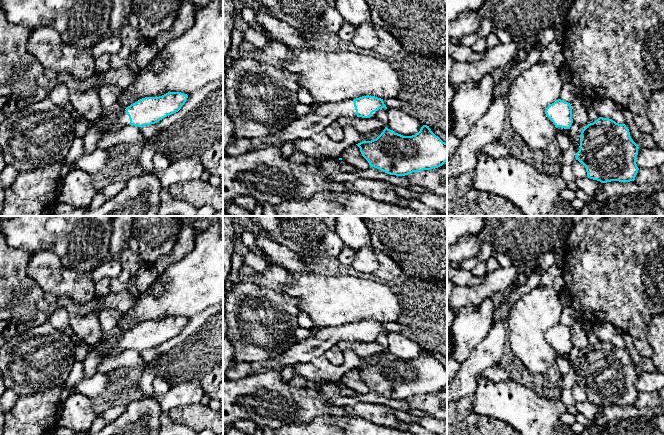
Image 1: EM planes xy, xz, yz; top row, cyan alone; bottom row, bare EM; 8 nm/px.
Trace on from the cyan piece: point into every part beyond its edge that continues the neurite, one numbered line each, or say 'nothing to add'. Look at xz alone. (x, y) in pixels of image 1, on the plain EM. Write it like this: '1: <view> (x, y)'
1: xz (309, 348)

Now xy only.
1: xy (122, 344)

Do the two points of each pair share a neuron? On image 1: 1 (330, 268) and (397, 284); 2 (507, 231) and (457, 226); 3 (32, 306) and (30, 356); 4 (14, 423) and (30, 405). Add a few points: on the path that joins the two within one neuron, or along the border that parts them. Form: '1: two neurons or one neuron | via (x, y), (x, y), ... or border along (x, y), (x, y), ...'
1: one neuron | via (347, 269), (354, 273), (380, 280)
2: two neurons | border along (484, 226), (477, 233), (465, 234), (460, 237)
3: two neurons | border along (47, 321), (10, 338)
4: one neuron | via (18, 419), (28, 409)

